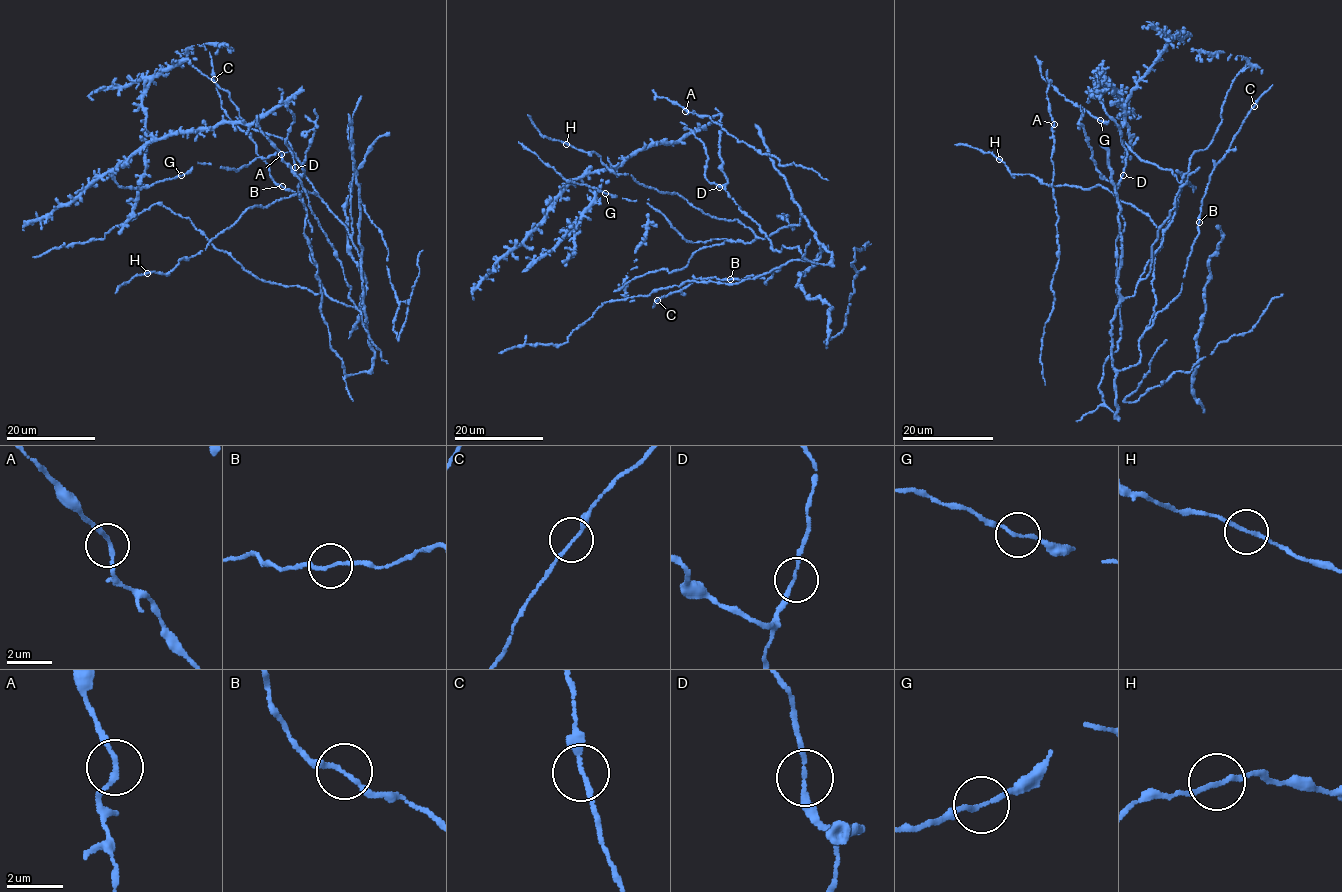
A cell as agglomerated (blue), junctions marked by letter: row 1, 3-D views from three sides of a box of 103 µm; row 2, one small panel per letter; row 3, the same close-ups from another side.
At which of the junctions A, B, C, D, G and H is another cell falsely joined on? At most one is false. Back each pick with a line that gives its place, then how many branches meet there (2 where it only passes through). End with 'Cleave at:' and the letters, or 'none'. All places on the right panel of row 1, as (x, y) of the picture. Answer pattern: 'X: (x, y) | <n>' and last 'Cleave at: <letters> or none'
Cleave at: none

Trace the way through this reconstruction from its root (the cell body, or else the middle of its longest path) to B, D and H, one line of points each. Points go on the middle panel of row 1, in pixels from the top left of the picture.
B: (772, 250), (832, 261), (821, 243), (821, 257), (790, 260), (767, 284), (730, 279)
D: (772, 250), (759, 224), (739, 209), (724, 185), (719, 187)
H: (772, 250), (797, 246), (807, 261), (832, 261), (802, 213), (799, 225), (762, 239), (565, 143)

